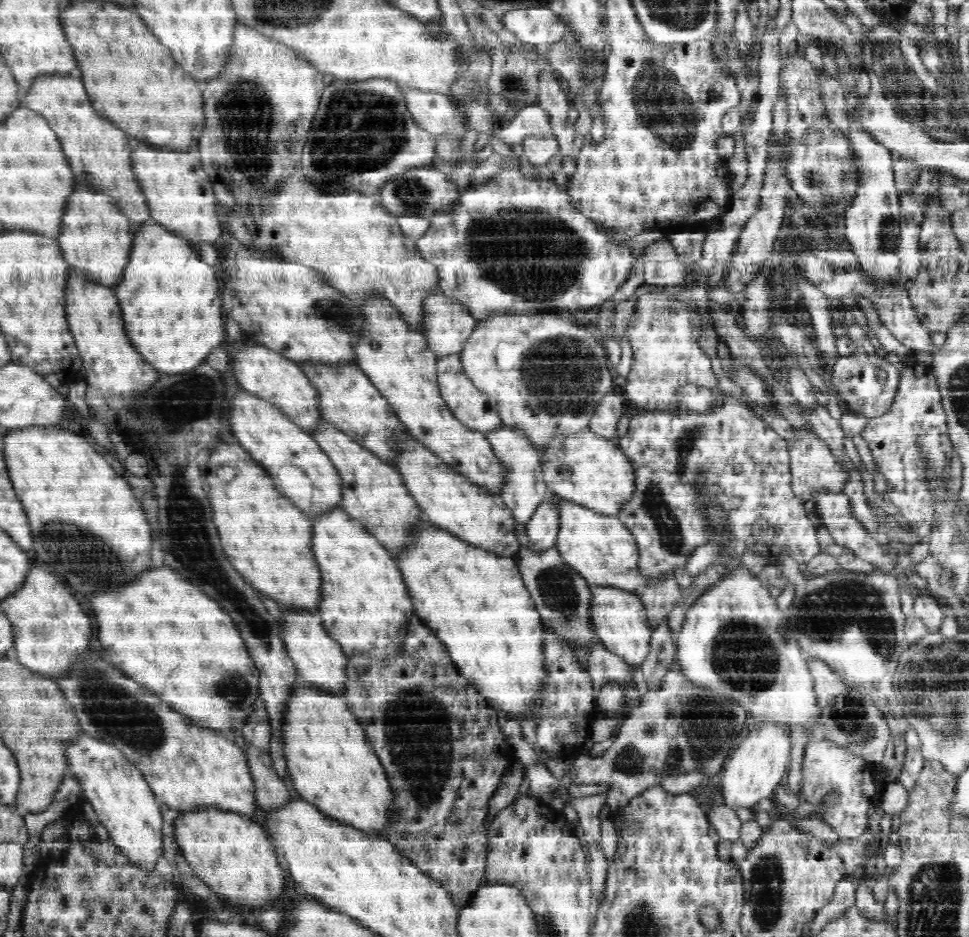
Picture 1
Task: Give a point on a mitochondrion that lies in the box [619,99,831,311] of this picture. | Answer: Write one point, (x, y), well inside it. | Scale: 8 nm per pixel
(815, 176)

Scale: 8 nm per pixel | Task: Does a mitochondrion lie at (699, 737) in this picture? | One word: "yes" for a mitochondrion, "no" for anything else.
yes

